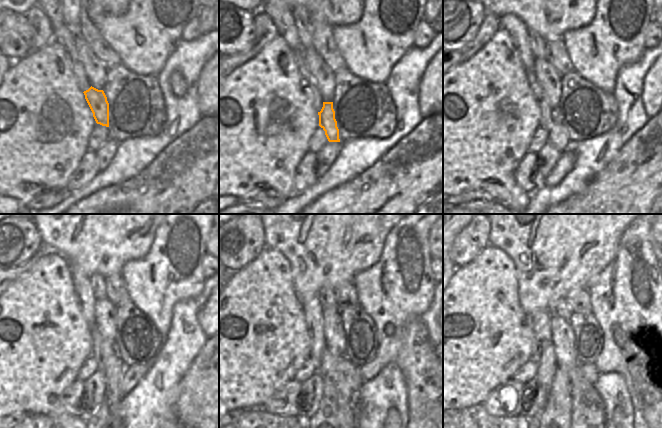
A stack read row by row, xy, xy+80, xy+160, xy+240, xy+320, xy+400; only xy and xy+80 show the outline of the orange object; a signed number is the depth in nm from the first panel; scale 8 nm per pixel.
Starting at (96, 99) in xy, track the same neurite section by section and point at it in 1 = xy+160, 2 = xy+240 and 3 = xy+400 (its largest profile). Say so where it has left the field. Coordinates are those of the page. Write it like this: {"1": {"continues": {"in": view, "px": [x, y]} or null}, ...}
{"1": {"continues": {"in": "xy+160", "px": [558, 136]}}, "2": {"continues": {"in": "xy+240", "px": [109, 363]}}, "3": {"continues": {"in": "xy+400", "px": [561, 379]}}}

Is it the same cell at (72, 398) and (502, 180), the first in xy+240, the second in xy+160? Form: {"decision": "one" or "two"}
{"decision": "two"}

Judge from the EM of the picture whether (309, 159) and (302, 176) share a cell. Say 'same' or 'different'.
same

